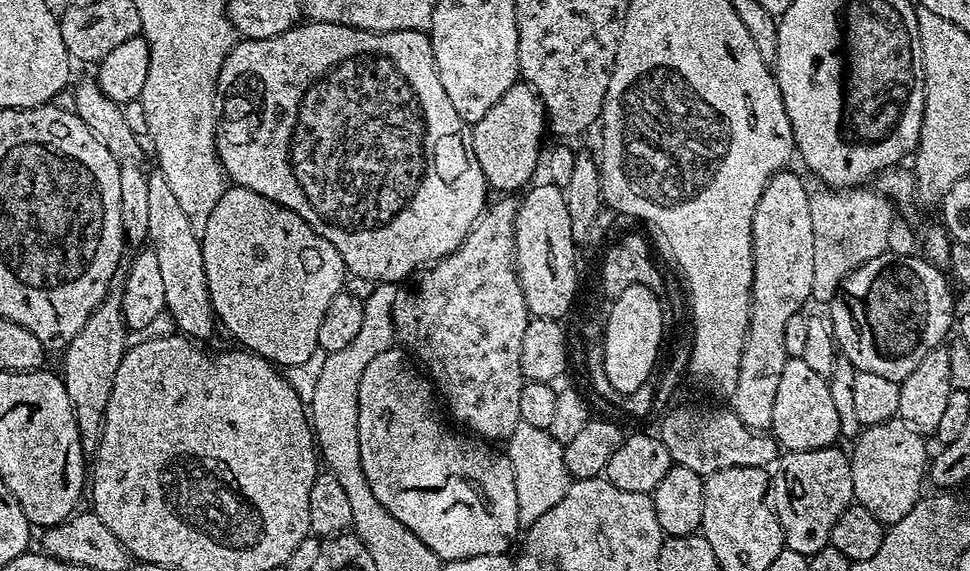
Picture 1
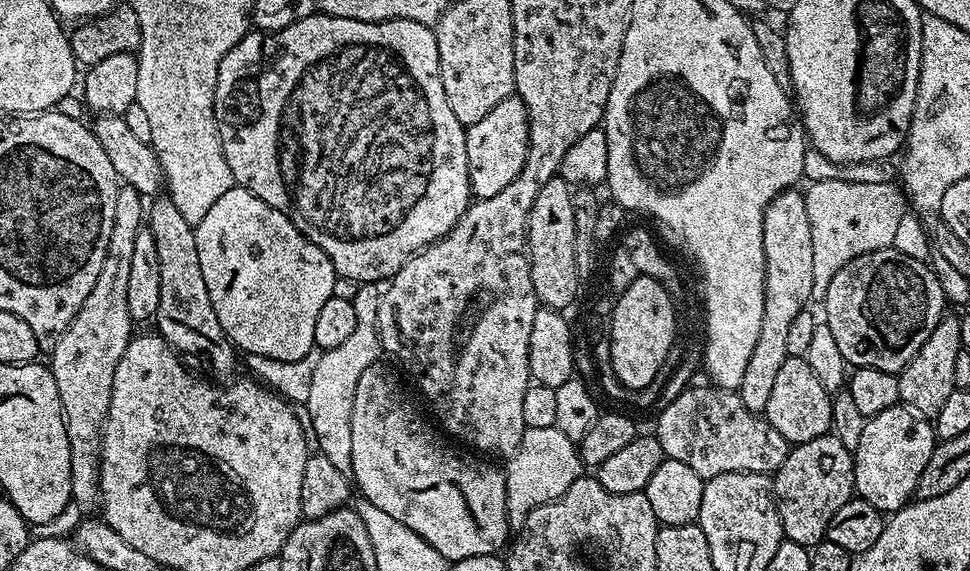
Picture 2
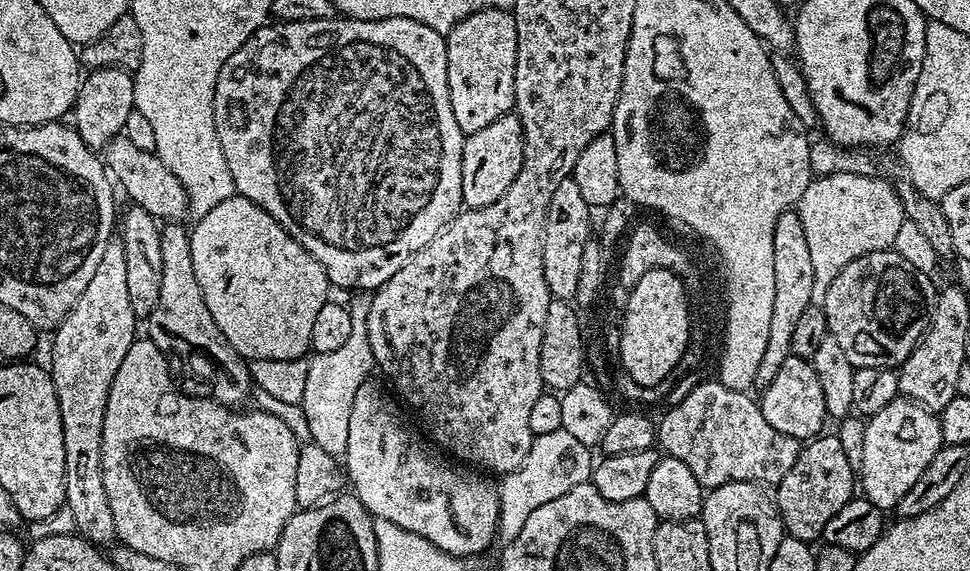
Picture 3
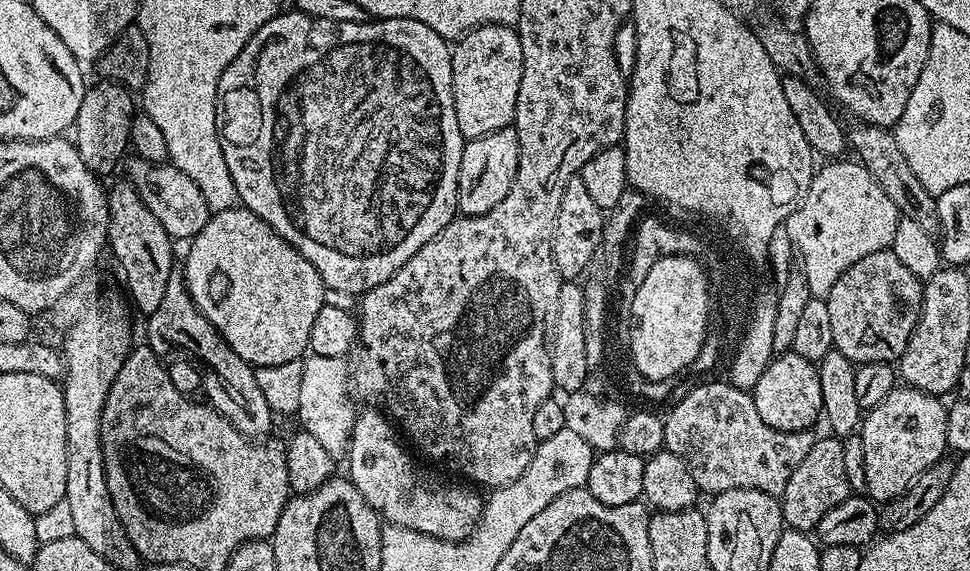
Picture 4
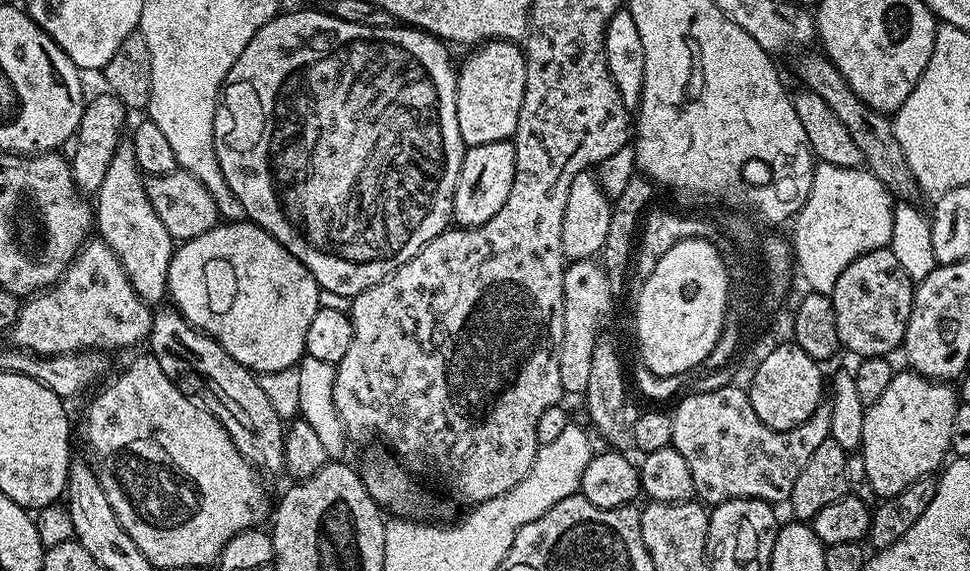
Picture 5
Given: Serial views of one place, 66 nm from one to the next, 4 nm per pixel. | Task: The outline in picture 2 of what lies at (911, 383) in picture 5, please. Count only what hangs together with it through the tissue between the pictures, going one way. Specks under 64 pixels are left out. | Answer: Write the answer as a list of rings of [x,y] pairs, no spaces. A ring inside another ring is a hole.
[[[901,403],[895,404],[890,410],[882,410],[882,414],[867,417],[866,430],[862,430],[862,438],[859,439],[852,458],[856,483],[855,495],[870,502],[870,506],[874,506],[882,513],[891,514],[898,511],[917,495],[919,478],[937,443],[933,421],[913,412],[911,408]]]

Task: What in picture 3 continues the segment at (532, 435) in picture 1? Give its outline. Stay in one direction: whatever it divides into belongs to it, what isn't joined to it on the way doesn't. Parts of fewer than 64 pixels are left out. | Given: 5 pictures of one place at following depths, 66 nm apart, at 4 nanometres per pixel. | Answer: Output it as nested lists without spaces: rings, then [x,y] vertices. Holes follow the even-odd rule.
[[[563,428],[554,430],[554,434],[533,436],[532,445],[522,467],[507,473],[498,484],[500,518],[503,527],[509,533],[522,530],[522,522],[526,522],[526,518],[530,518],[530,514],[534,514],[538,506],[546,506],[546,502],[554,502],[554,498],[562,498],[562,494],[566,494],[566,490],[574,486],[589,483],[594,467],[592,453],[594,452],[591,447],[578,442],[578,439]]]

